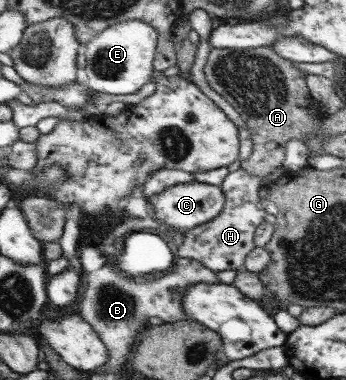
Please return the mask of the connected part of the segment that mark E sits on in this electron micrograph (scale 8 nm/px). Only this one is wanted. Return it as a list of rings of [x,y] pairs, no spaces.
[[[129,20],[120,22],[99,32],[92,41],[87,44],[83,52],[86,56],[86,67],[84,72],[88,77],[87,85],[97,92],[105,94],[135,94],[147,83],[151,83],[153,72],[155,72],[154,60],[158,49],[158,40],[161,34],[148,22]]]

